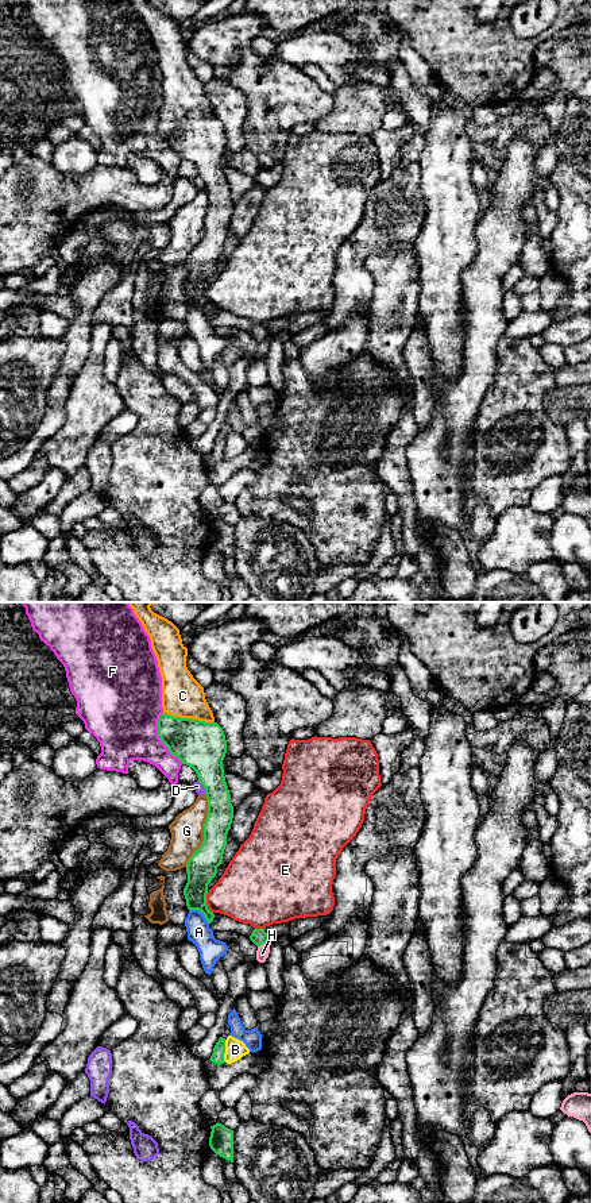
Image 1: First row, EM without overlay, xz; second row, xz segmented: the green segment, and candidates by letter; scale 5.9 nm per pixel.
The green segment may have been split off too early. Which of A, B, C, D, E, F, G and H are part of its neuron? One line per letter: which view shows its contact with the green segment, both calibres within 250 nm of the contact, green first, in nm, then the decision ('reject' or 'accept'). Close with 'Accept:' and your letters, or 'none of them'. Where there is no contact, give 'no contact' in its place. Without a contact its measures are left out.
A: contact in xz; calibres 170 and 140 nm; reject
B: contact in xz; calibres 80 and 120 nm; reject
C: contact in xz; calibres 280 and 240 nm; accept
D: contact in xz; calibres 280 and 60 nm; reject
E: contact in xz; calibres 180 and 340 nm; reject
F: contact in xz; calibres 280 and 400 nm; reject
G: contact in xz; calibres 180 and 190 nm; reject
H: contact in xz; calibres 90 and 80 nm; reject
Accept: C

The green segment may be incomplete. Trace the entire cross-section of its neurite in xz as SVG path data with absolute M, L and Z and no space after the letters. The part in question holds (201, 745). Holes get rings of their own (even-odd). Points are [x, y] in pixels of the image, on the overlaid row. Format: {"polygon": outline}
{"polygon": "M165 602L128 604L150 636L162 676L163 713L158 720L158 736L171 755L196 771L208 798L204 841L186 864L184 895L188 909L201 911L210 924L215 914L206 905L208 884L223 861L233 818L223 767L225 734L215 721L204 687L186 667L188 648L179 629L150 608Z"}

